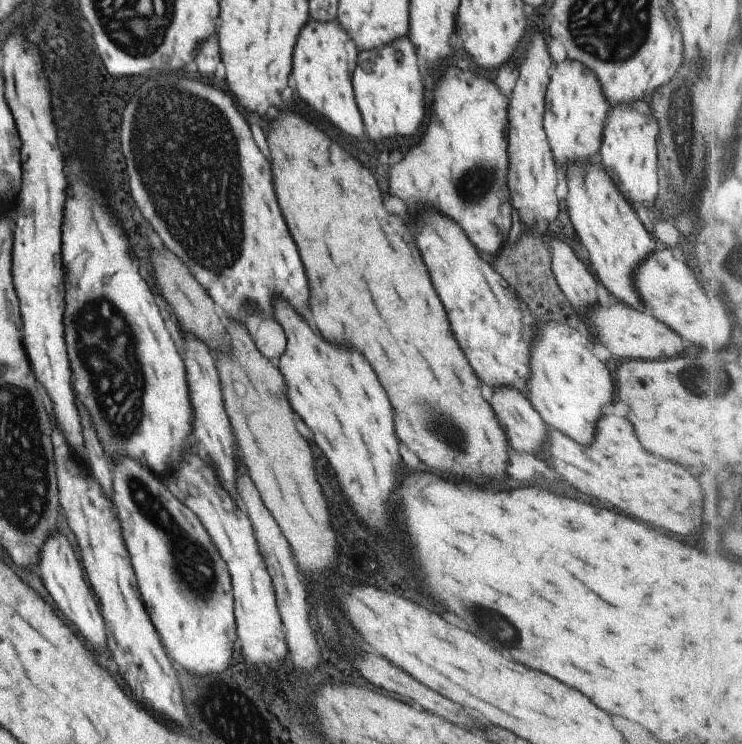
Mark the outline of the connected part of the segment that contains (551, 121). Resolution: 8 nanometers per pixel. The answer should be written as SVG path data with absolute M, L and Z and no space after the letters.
M565 59L553 64L550 73L545 90L543 128L555 166L565 170L567 164L591 162L593 156L599 152L609 106L595 74L581 62Z

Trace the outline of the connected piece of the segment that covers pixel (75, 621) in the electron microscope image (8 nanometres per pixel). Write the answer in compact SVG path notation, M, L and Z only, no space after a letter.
M53 532L49 536L47 542L43 542L43 550L39 554L39 572L41 572L41 580L45 590L49 592L53 604L57 606L57 610L61 612L61 616L65 614L65 620L77 630L77 634L87 642L87 646L91 646L95 652L105 650L105 632L103 632L103 620L99 616L99 610L95 605L95 600L91 598L91 592L85 585L79 570L79 562L69 546L69 542Z

